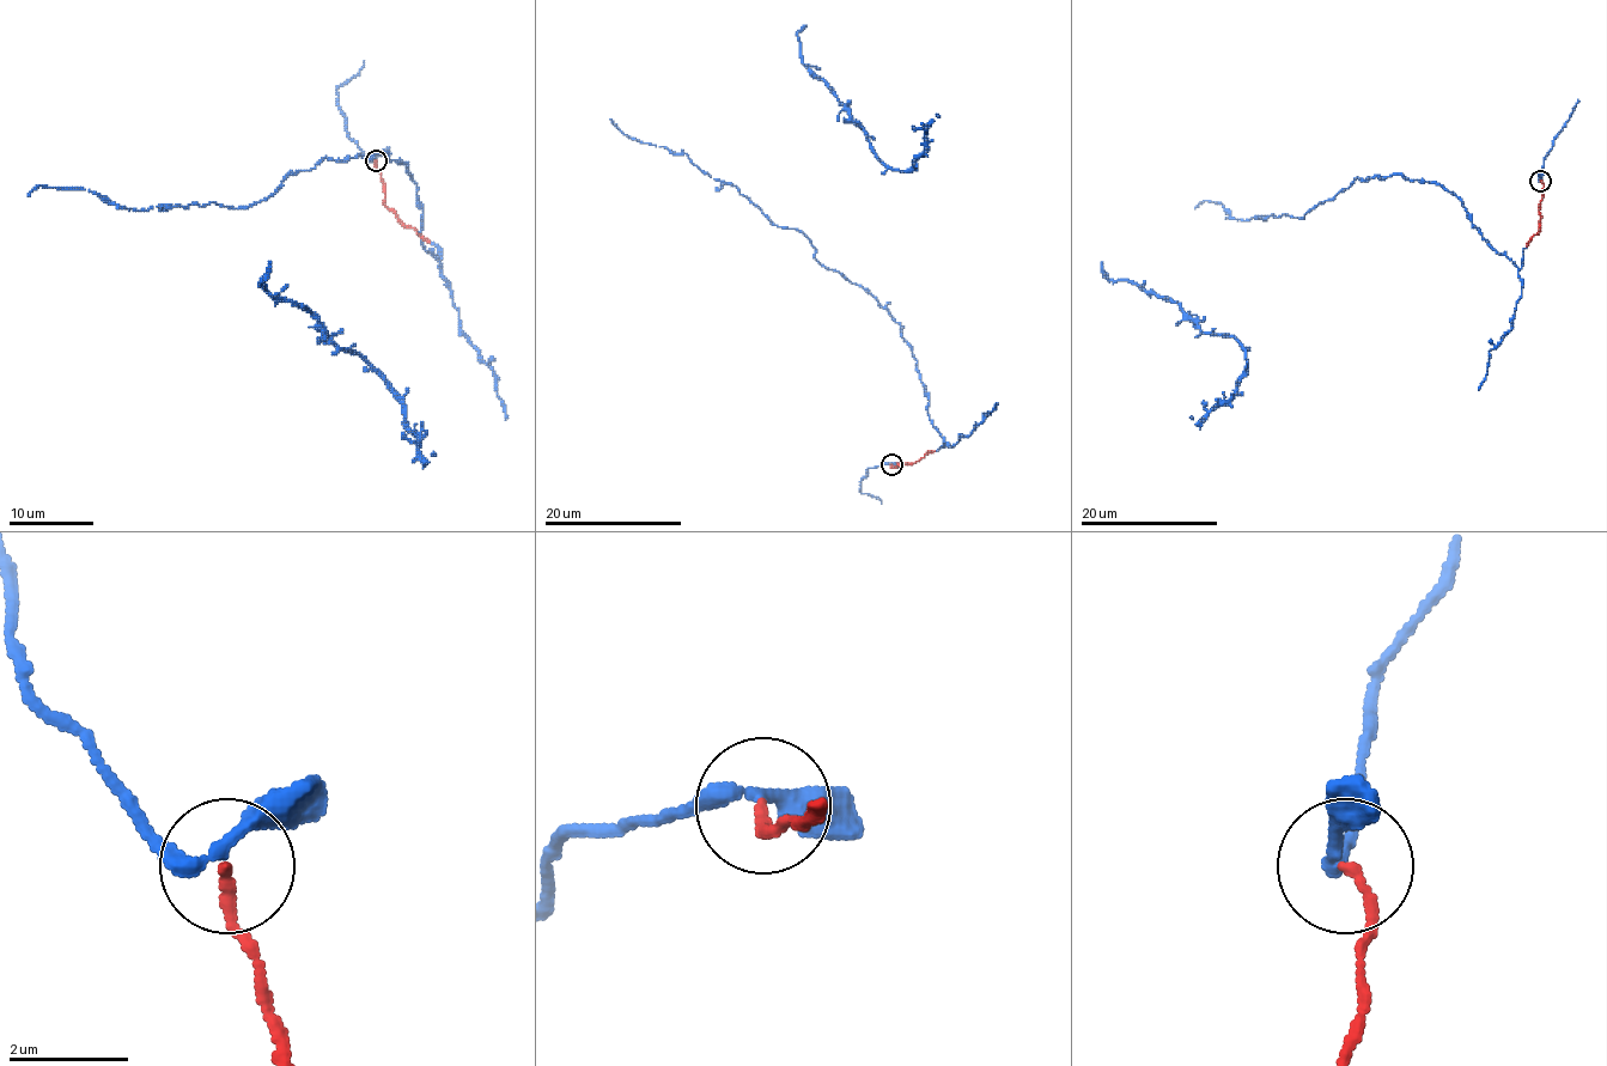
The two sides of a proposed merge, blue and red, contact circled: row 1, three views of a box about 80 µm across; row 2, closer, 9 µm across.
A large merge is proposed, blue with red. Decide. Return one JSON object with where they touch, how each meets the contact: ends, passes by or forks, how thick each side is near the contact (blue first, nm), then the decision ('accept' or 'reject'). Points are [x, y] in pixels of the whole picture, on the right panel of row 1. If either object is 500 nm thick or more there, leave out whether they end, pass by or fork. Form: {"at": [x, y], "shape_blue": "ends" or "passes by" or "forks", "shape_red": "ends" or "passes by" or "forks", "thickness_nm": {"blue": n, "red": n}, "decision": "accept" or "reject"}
{"at": [1540, 181], "shape_blue": "passes by", "shape_red": "ends", "thickness_nm": {"blue": 260, "red": 180}, "decision": "accept"}

